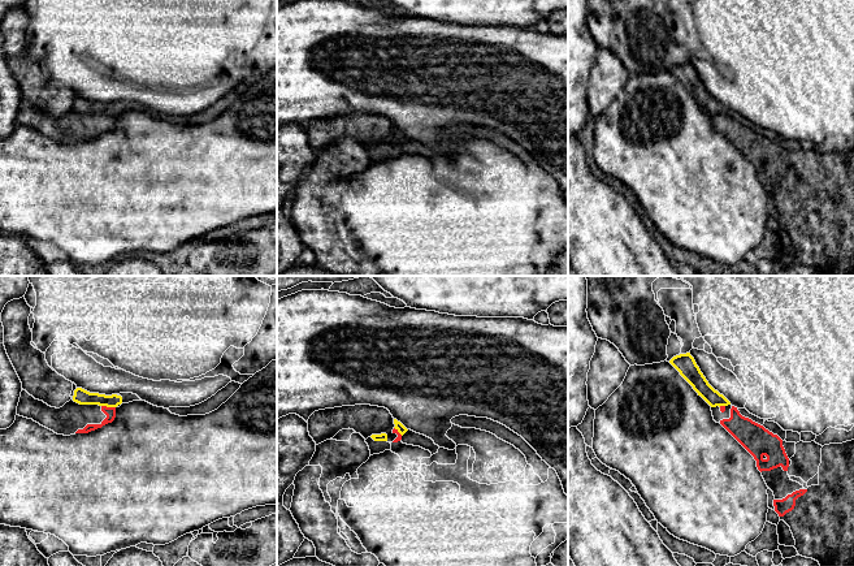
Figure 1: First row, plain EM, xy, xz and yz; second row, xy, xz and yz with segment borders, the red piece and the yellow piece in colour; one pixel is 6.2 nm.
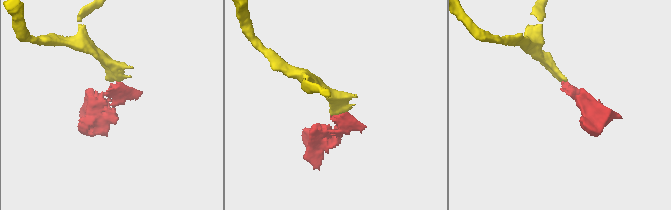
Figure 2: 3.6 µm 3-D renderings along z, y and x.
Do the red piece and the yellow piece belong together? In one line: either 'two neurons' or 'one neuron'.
two neurons

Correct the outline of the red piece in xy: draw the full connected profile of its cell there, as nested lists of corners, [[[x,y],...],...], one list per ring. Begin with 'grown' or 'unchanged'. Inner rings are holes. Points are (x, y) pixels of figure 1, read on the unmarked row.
grown; [[[22,98],[17,124],[32,128],[57,143],[70,144],[88,142],[112,131],[116,126],[116,116],[79,113],[70,108],[62,116],[56,117],[35,108]]]

